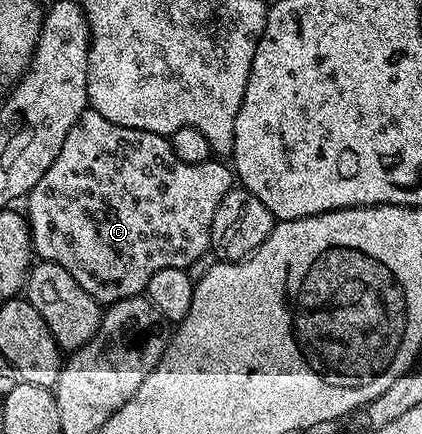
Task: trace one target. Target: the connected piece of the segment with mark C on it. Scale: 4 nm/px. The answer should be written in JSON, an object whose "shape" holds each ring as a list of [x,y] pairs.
{"shape":[[[88,111],[73,123],[69,135],[65,135],[61,155],[53,159],[53,167],[37,179],[25,198],[31,247],[39,261],[65,267],[95,301],[109,306],[121,299],[140,296],[157,271],[165,271],[165,267],[190,270],[194,261],[208,256],[213,215],[231,188],[230,164],[219,159],[181,163],[173,155],[171,142],[164,134],[121,127],[109,123],[105,115]]]}

